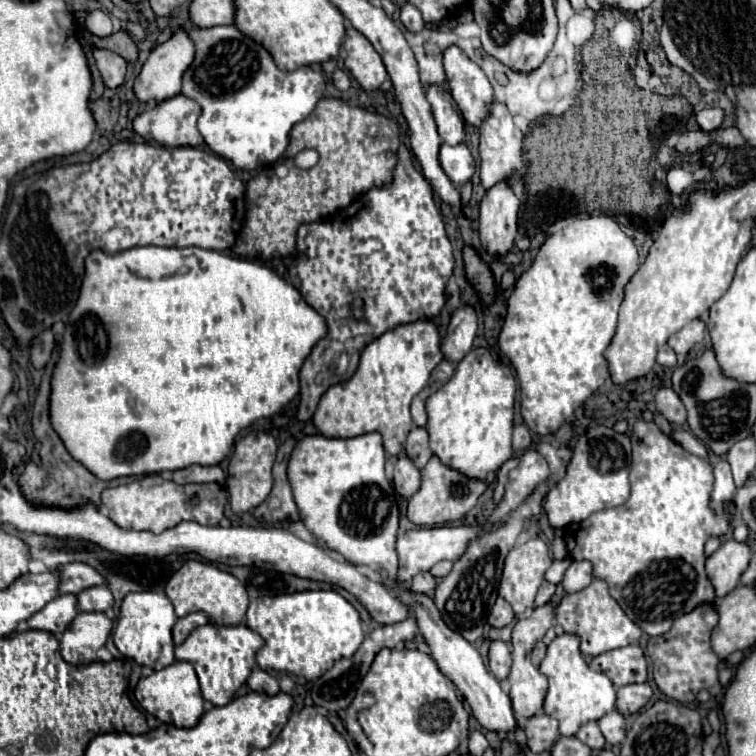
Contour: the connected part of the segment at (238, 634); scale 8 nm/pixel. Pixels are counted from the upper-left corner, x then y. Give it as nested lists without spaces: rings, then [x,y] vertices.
[[[201,625],[193,629],[191,635],[179,647],[175,647],[175,659],[189,661],[193,665],[205,701],[211,701],[213,705],[227,705],[233,699],[235,691],[247,681],[255,665],[255,653],[261,645],[263,645],[261,635],[249,629],[247,625],[237,627]]]

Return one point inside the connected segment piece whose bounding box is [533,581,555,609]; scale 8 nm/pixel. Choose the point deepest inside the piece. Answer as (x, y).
(546, 591)

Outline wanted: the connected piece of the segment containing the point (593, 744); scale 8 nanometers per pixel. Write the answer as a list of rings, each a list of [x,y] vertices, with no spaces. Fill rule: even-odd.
[[[591,723],[591,725],[583,725],[583,729],[579,729],[577,733],[577,739],[583,741],[589,749],[593,751],[601,751],[605,747],[605,739],[597,727],[597,723]]]

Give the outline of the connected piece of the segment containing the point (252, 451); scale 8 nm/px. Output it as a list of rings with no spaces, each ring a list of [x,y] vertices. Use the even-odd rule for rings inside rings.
[[[265,431],[249,433],[247,437],[241,437],[235,443],[235,453],[229,461],[229,469],[227,469],[229,475],[227,475],[227,481],[225,481],[225,487],[227,487],[229,497],[231,497],[231,509],[235,513],[251,511],[267,499],[267,495],[271,493],[271,487],[273,487],[271,467],[275,463],[275,455],[277,455],[277,443]]]

